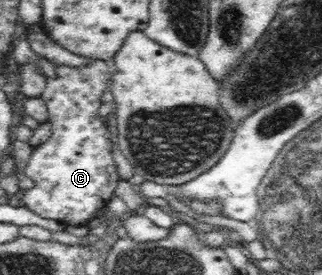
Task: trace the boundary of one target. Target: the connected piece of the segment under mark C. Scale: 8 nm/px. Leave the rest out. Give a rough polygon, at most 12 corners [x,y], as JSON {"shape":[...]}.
{"shape":[[113,64],[60,65],[25,207],[87,225],[120,175],[100,108]]}

